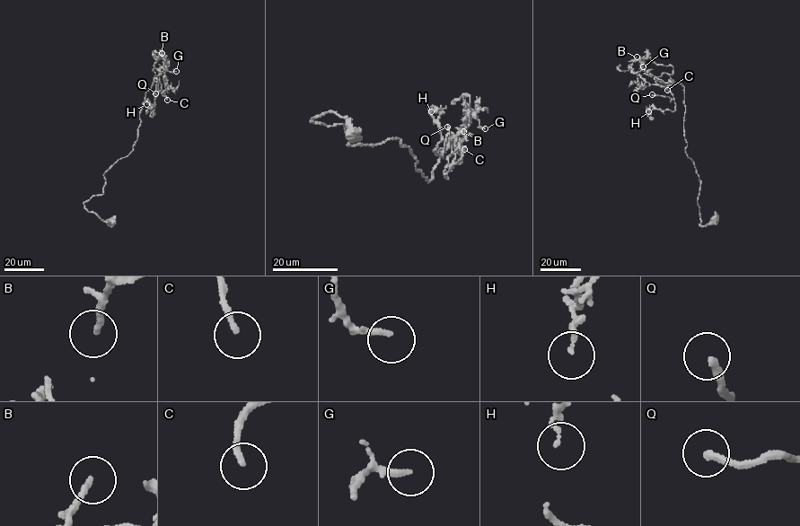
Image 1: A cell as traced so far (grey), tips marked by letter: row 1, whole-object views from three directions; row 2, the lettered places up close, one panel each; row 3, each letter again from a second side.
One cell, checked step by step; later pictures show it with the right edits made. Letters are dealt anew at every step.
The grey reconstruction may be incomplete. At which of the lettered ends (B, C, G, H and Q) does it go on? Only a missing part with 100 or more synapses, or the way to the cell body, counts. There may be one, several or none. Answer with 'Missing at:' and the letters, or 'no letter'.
Missing at: C, Q

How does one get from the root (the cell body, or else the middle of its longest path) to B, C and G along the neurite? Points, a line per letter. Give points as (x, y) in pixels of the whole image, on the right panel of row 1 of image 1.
B: (714, 219), (699, 225), (684, 87), (655, 78), (667, 73), (673, 83), (646, 74), (637, 56)
C: (714, 219), (699, 225), (700, 181), (685, 151), (684, 87), (655, 76), (669, 74), (673, 83), (667, 90)
G: (714, 219), (699, 225), (684, 87), (655, 78), (665, 73), (672, 84), (650, 84), (636, 74), (643, 66)

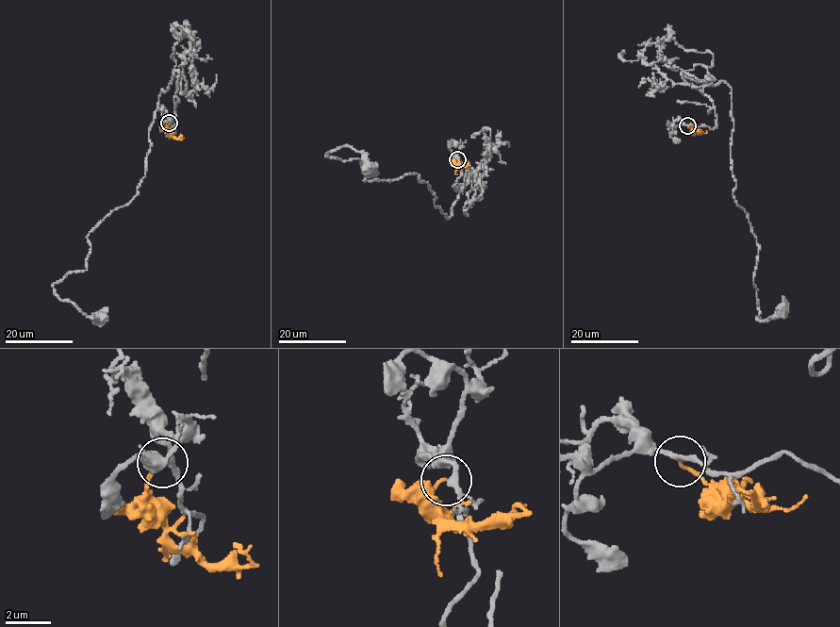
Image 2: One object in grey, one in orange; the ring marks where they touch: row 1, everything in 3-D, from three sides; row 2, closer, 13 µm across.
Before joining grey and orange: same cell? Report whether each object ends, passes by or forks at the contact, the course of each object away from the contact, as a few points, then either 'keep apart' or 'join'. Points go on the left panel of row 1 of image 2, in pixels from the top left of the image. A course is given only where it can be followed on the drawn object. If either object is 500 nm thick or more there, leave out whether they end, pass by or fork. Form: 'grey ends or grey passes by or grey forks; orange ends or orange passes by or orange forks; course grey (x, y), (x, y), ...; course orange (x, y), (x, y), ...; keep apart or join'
grey passes by; orange ends; course grey (169, 123), (171, 138), (178, 70), (158, 99), (138, 194), (89, 234), (87, 269), (53, 284), (100, 318); course orange (169, 123), (167, 130), (172, 135), (179, 138), (182, 135); keep apart

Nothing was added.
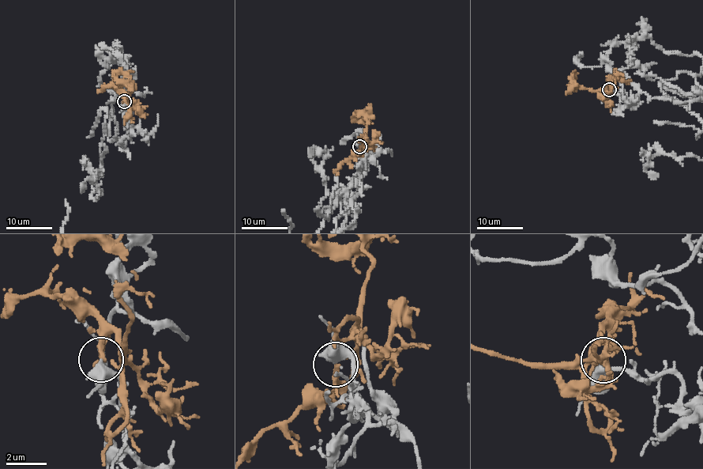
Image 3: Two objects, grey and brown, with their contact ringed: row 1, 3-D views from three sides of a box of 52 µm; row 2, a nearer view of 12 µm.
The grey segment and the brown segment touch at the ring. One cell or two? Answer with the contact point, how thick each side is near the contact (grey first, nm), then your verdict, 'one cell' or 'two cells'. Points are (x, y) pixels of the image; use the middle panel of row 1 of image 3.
place (359, 146); calibres 440 and 190 nm; one cell

